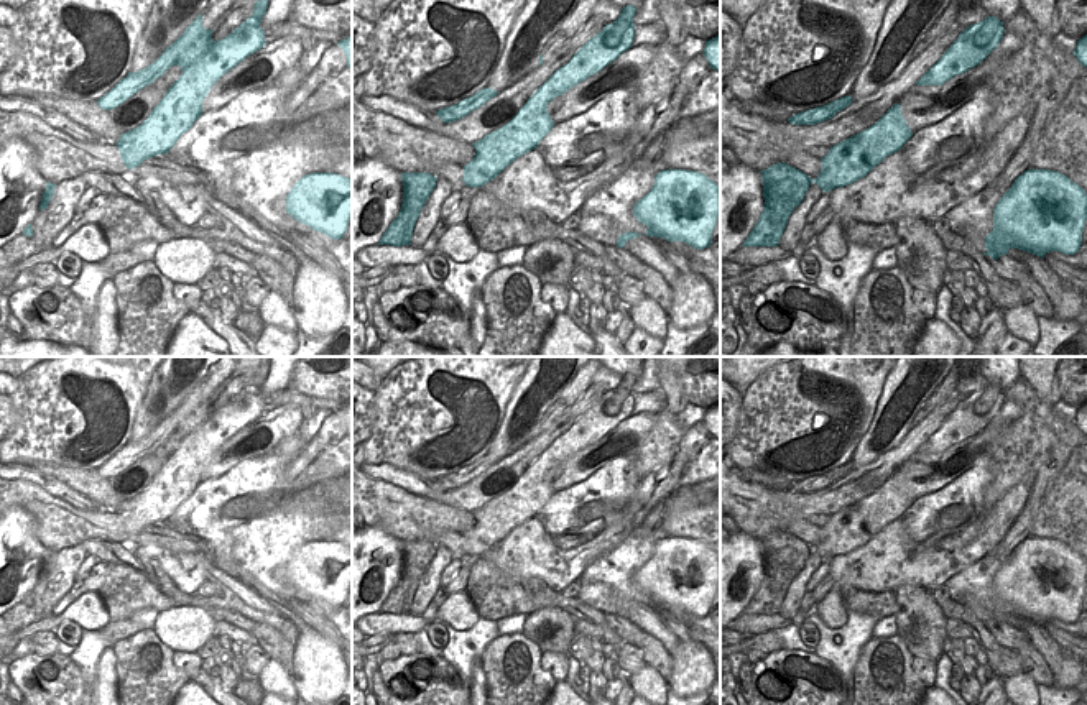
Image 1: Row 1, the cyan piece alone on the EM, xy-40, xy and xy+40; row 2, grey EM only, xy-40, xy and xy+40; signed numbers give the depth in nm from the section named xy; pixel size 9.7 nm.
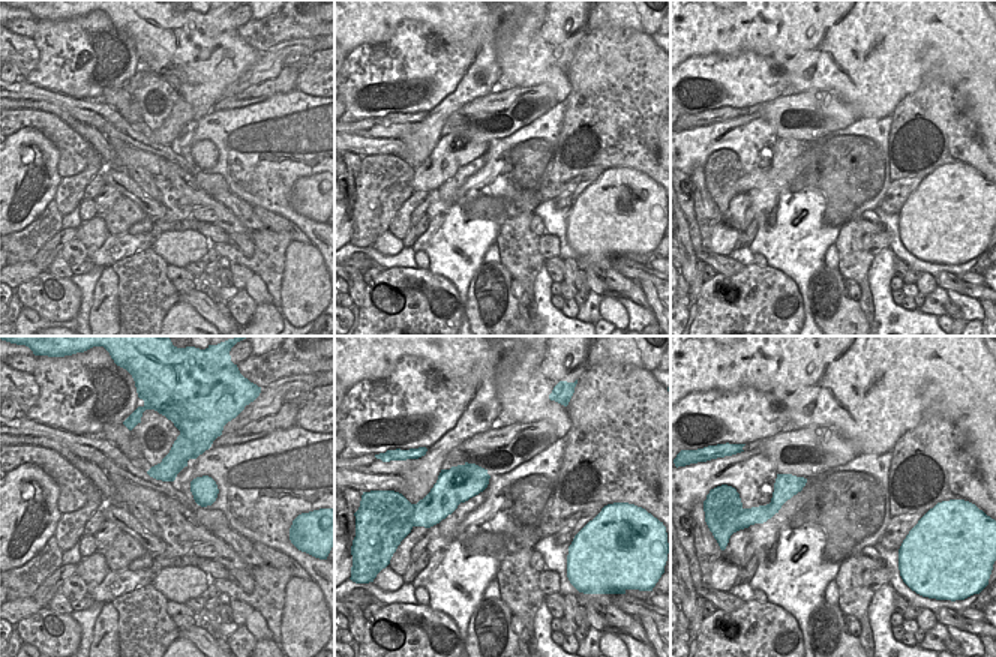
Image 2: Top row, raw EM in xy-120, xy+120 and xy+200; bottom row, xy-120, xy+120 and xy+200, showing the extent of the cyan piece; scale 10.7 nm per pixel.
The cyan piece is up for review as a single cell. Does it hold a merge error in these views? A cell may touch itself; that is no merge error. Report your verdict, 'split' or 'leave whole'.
split

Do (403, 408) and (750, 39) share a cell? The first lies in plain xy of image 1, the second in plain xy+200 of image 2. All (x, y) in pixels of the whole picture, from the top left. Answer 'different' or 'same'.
different

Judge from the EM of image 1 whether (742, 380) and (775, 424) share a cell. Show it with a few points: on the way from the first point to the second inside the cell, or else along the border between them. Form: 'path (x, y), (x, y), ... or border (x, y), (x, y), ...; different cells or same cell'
border (762, 373), (742, 393); different cells

